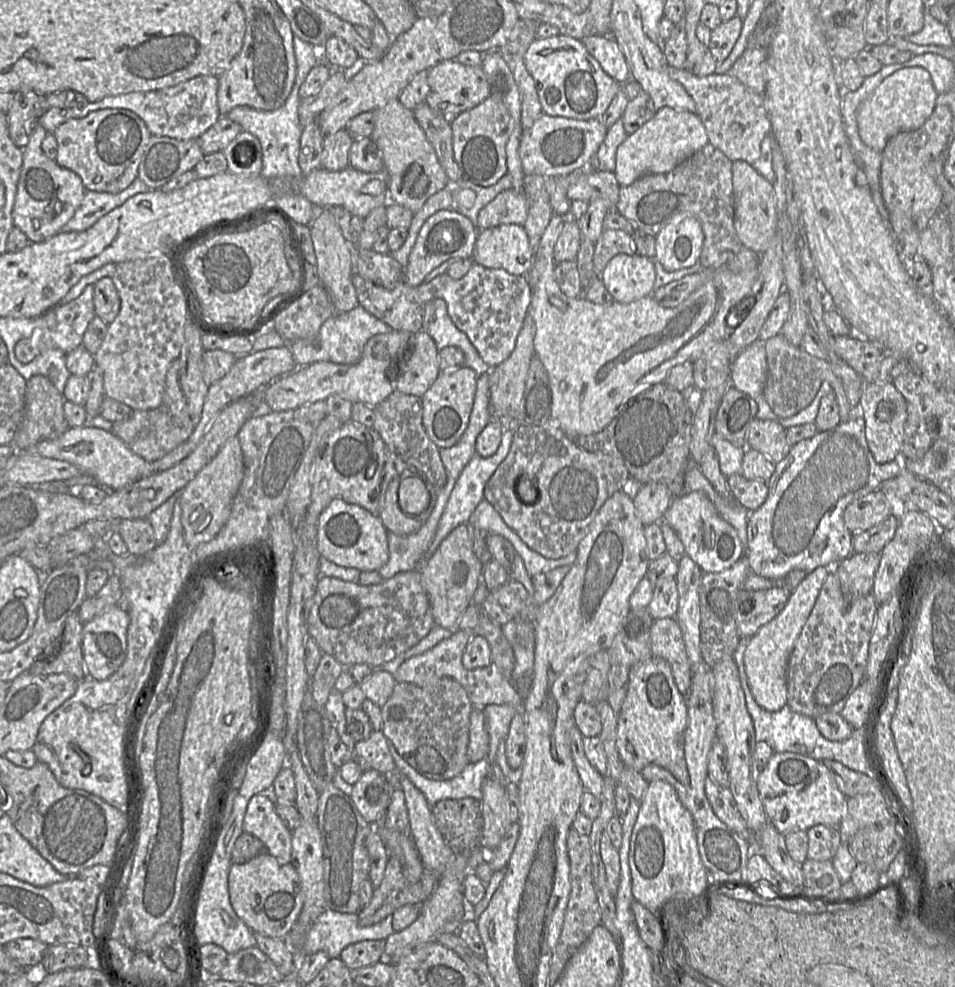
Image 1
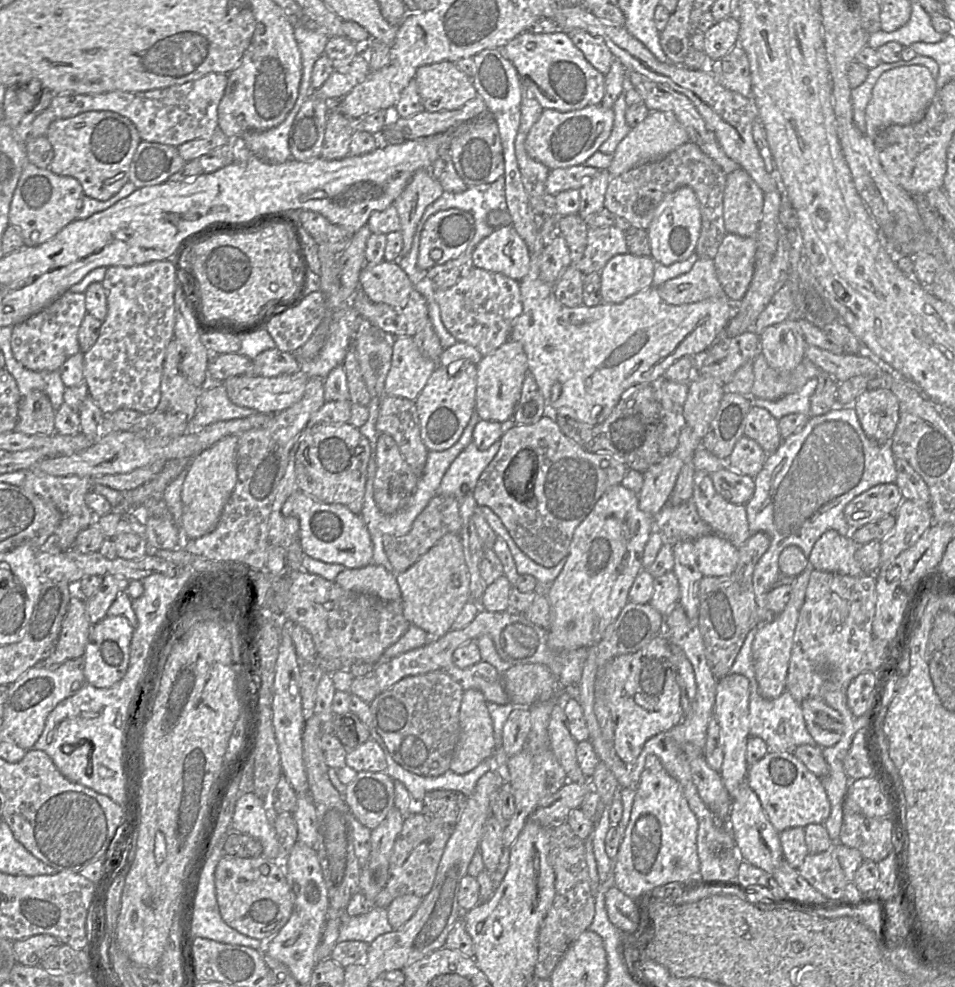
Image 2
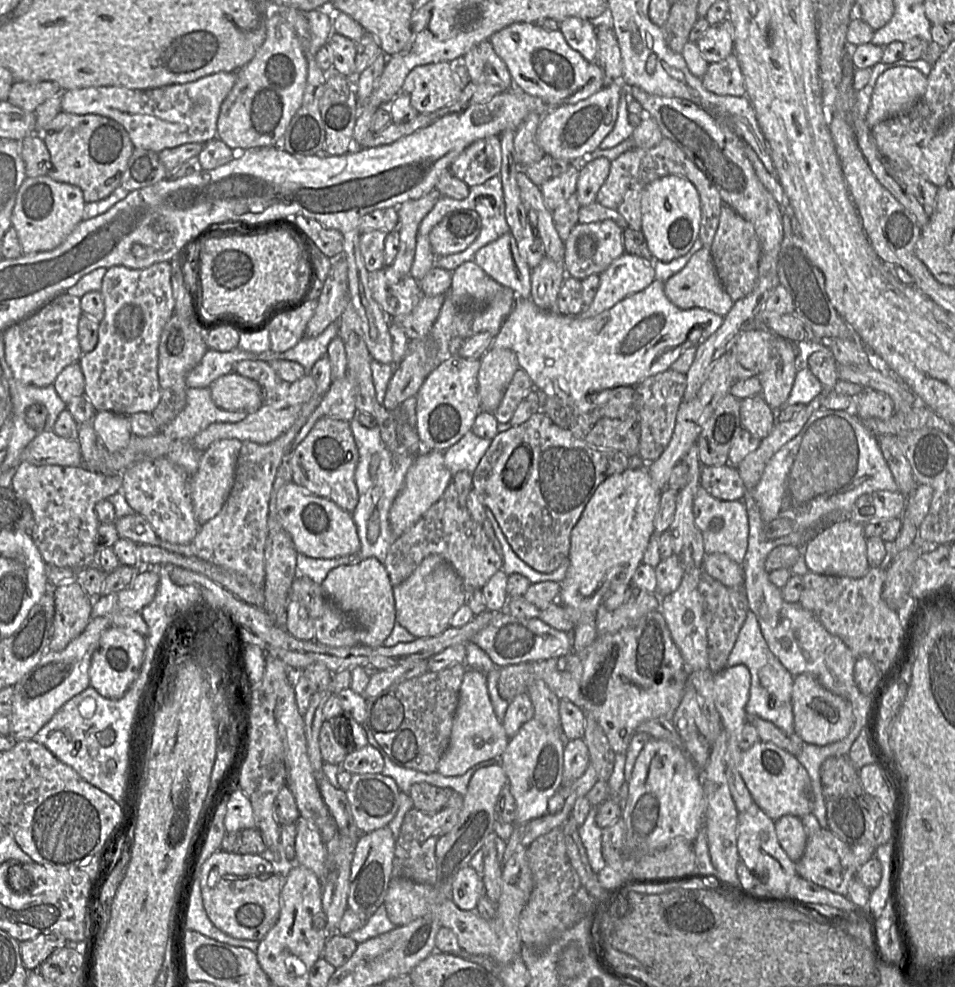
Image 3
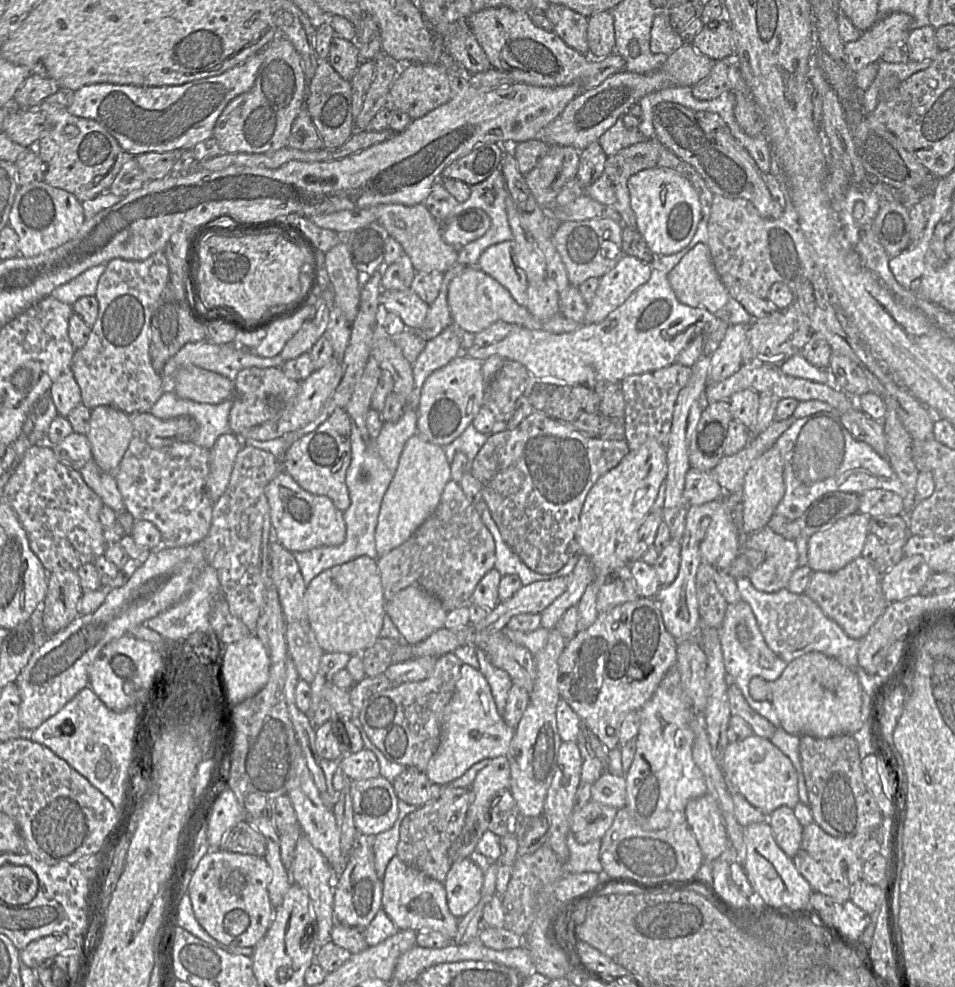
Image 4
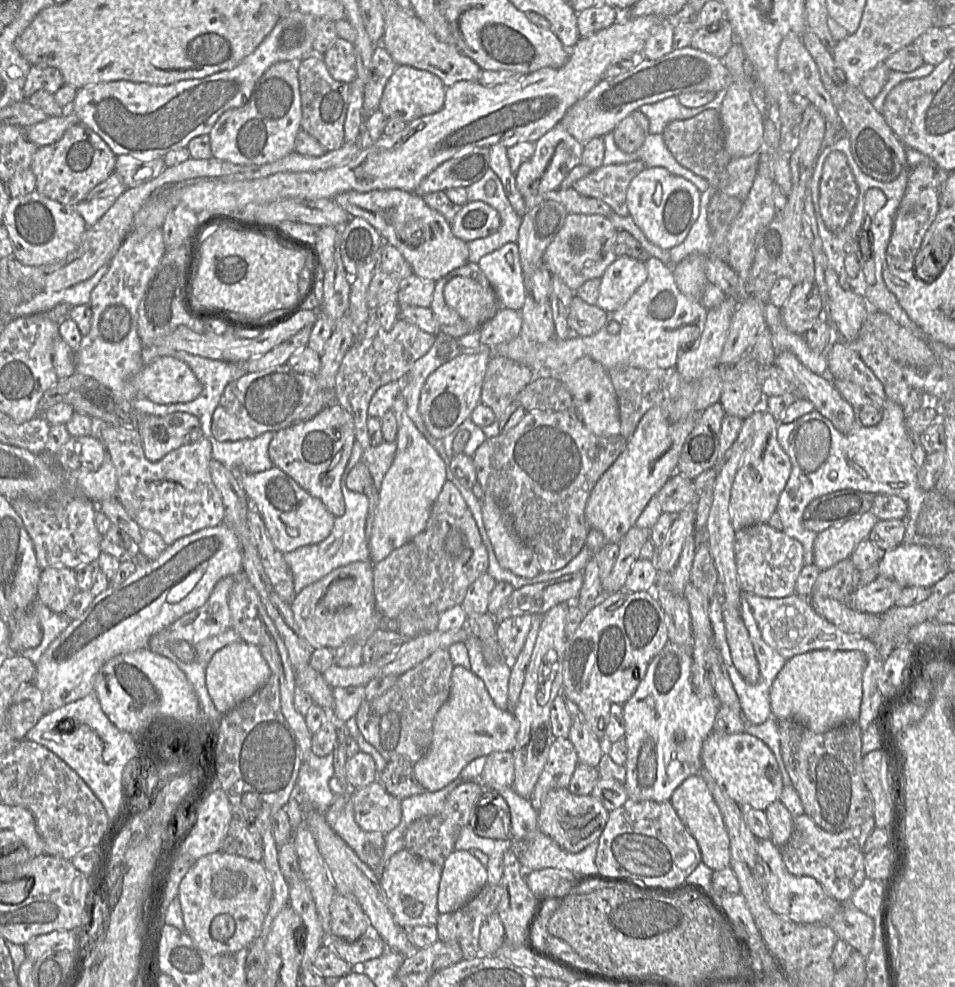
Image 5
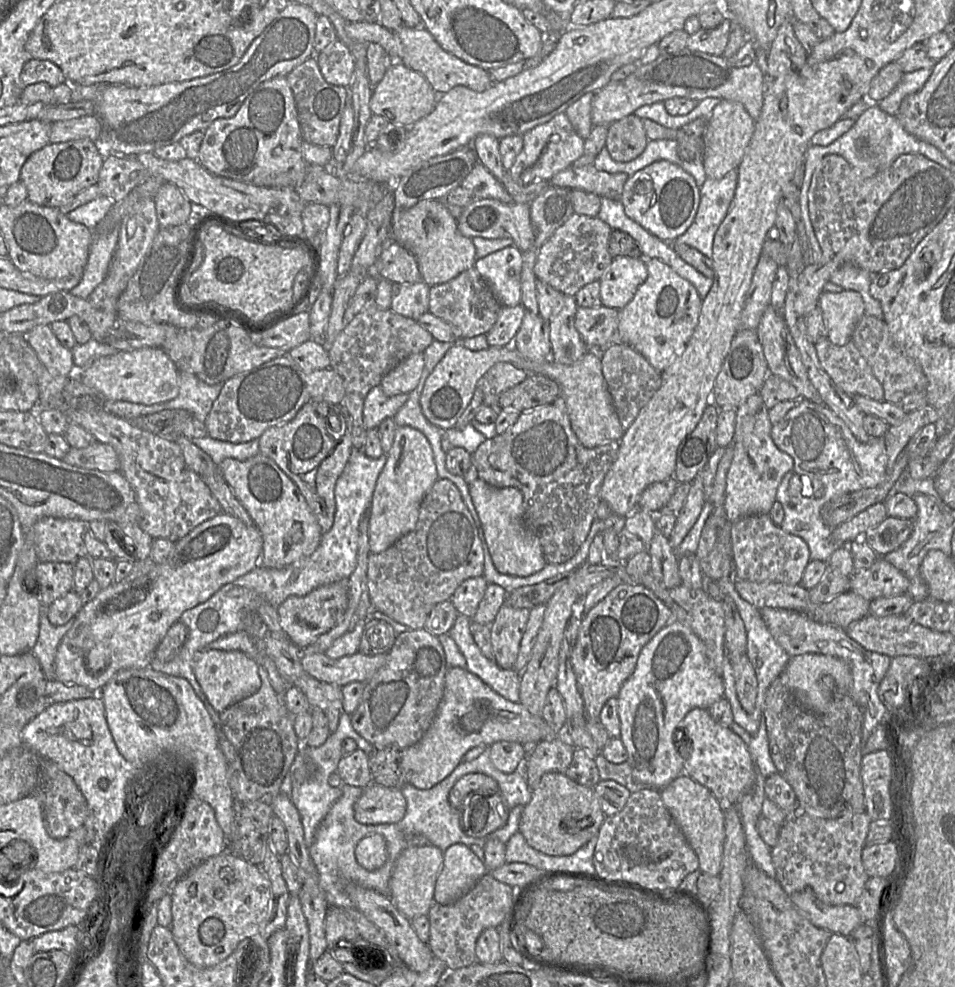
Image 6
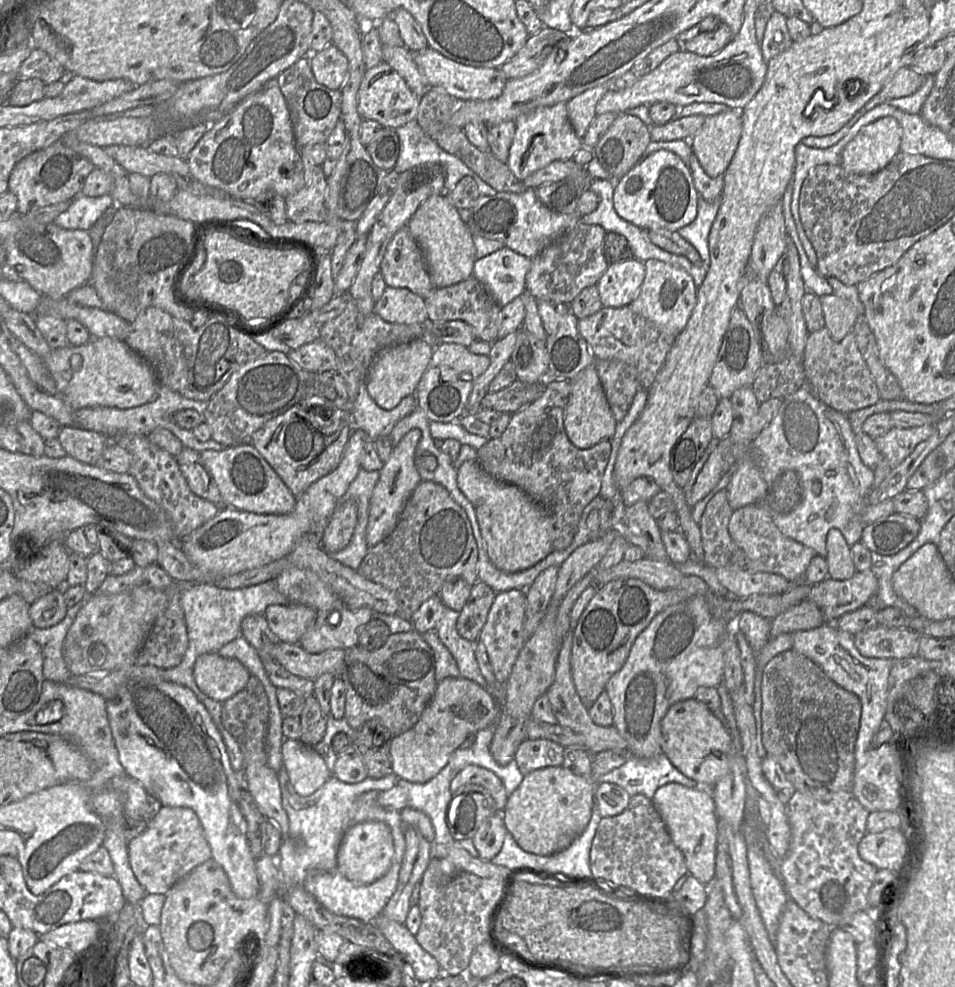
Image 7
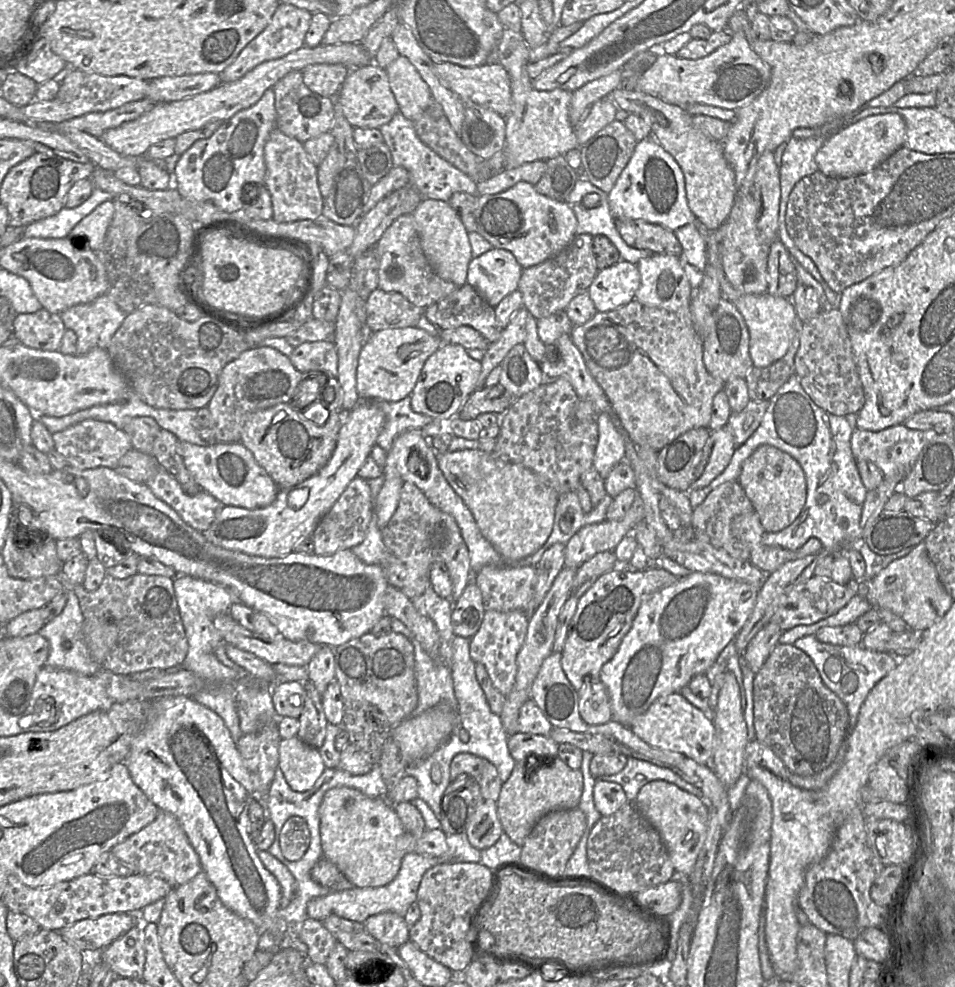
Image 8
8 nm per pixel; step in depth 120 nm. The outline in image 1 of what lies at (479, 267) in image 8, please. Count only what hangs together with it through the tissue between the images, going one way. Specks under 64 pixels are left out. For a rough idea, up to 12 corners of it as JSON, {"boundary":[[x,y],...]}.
{"boundary":[[525,228],[479,230],[472,260],[527,275],[533,250]]}

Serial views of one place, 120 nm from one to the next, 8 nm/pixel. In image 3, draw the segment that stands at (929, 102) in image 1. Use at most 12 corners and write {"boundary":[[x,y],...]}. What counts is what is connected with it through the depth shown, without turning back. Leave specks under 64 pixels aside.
{"boundary":[[911,67],[879,75],[865,120],[870,128],[908,112],[927,76]]}

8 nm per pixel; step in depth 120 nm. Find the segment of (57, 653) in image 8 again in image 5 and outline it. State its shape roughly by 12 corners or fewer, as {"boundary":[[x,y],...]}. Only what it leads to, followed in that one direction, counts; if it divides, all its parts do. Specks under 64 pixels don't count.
{"boundary":[[38,600],[31,611],[38,618],[42,640],[22,655],[36,664],[71,620]]}

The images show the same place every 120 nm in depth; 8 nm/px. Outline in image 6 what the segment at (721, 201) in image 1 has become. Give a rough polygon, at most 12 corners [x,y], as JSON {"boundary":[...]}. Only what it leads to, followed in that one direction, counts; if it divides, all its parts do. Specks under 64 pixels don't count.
{"boundary":[[571,165],[549,184],[620,200],[629,175]]}

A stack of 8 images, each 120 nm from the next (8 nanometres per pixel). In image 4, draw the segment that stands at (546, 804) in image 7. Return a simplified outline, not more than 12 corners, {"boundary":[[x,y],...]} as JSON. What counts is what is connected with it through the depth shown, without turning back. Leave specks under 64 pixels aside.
{"boundary":[[593,800],[575,806],[570,832],[581,844],[602,839],[617,810]]}

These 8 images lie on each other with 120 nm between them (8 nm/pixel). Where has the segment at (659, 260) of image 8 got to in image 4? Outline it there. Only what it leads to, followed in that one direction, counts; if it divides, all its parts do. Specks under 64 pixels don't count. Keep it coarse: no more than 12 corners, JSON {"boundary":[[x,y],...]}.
{"boundary":[[667,274],[600,322],[516,327],[462,353],[535,381],[593,386],[673,364],[720,320]]}

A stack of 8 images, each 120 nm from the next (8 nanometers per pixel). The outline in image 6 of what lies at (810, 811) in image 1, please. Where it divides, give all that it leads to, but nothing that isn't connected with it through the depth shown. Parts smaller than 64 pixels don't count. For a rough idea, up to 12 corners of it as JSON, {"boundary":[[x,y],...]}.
{"boundary":[[707,709],[676,730],[684,773],[723,805],[754,785],[747,745]]}

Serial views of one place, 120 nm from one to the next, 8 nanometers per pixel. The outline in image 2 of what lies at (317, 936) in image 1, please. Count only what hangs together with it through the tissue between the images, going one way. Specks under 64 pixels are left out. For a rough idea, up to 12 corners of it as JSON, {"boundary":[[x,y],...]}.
{"boundary":[[387,908],[344,913],[338,941],[369,944],[392,930]]}

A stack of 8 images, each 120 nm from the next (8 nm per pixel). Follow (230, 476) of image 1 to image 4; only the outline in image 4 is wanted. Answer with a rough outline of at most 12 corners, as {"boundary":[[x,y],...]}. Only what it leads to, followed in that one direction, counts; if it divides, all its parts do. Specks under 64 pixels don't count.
{"boundary":[[222,434],[210,449],[206,493],[225,492],[242,440]]}

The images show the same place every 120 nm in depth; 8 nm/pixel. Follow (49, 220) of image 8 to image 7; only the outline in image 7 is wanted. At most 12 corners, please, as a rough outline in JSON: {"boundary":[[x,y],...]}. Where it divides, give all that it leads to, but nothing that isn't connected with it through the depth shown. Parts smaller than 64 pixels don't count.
{"boundary":[[79,194],[53,223],[89,231],[95,255],[109,224],[109,194]]}

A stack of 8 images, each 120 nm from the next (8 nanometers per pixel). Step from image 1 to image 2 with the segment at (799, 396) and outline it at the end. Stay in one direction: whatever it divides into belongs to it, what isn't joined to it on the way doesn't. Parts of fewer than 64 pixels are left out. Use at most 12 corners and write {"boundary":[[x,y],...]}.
{"boundary":[[760,353],[751,393],[778,400],[798,392],[822,370],[806,356],[777,370]]}

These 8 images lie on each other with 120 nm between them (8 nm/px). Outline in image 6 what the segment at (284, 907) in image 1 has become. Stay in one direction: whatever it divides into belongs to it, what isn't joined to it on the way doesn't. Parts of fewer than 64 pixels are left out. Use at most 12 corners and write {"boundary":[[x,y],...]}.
{"boundary":[[229,850],[171,887],[170,930],[210,968],[263,930],[271,883]]}

